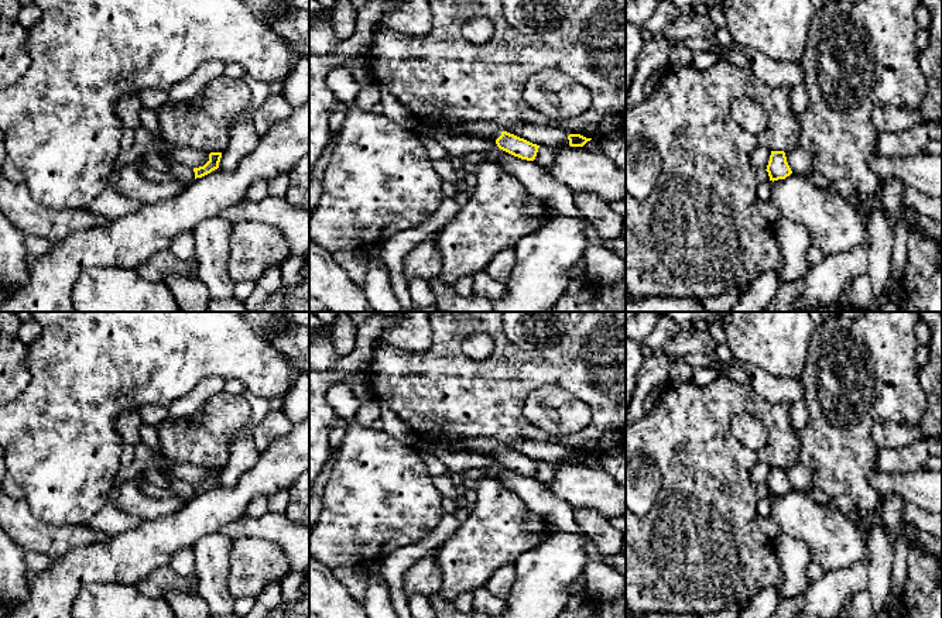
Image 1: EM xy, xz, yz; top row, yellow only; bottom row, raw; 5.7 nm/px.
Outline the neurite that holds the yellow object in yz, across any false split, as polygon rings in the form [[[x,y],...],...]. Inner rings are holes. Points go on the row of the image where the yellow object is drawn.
[[[771,151],[767,169],[770,181],[785,179],[792,174],[784,151]]]

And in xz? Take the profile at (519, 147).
[[[463,123],[446,128],[452,135],[472,135],[491,140],[497,147],[521,159],[534,161],[539,145],[504,131],[494,123]]]

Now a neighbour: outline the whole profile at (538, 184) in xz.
[[[499,148],[501,168],[511,174],[527,192],[561,216],[582,217],[573,202],[573,193],[548,175],[535,161],[521,159]]]

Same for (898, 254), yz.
[[[898,220],[893,226],[894,231],[894,247],[891,250],[891,264],[890,264],[890,277],[895,284],[902,286],[902,275],[907,268],[907,241],[910,234],[910,227],[907,222]]]

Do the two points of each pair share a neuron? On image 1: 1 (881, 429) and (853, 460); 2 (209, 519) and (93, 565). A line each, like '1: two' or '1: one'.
1: two
2: one

